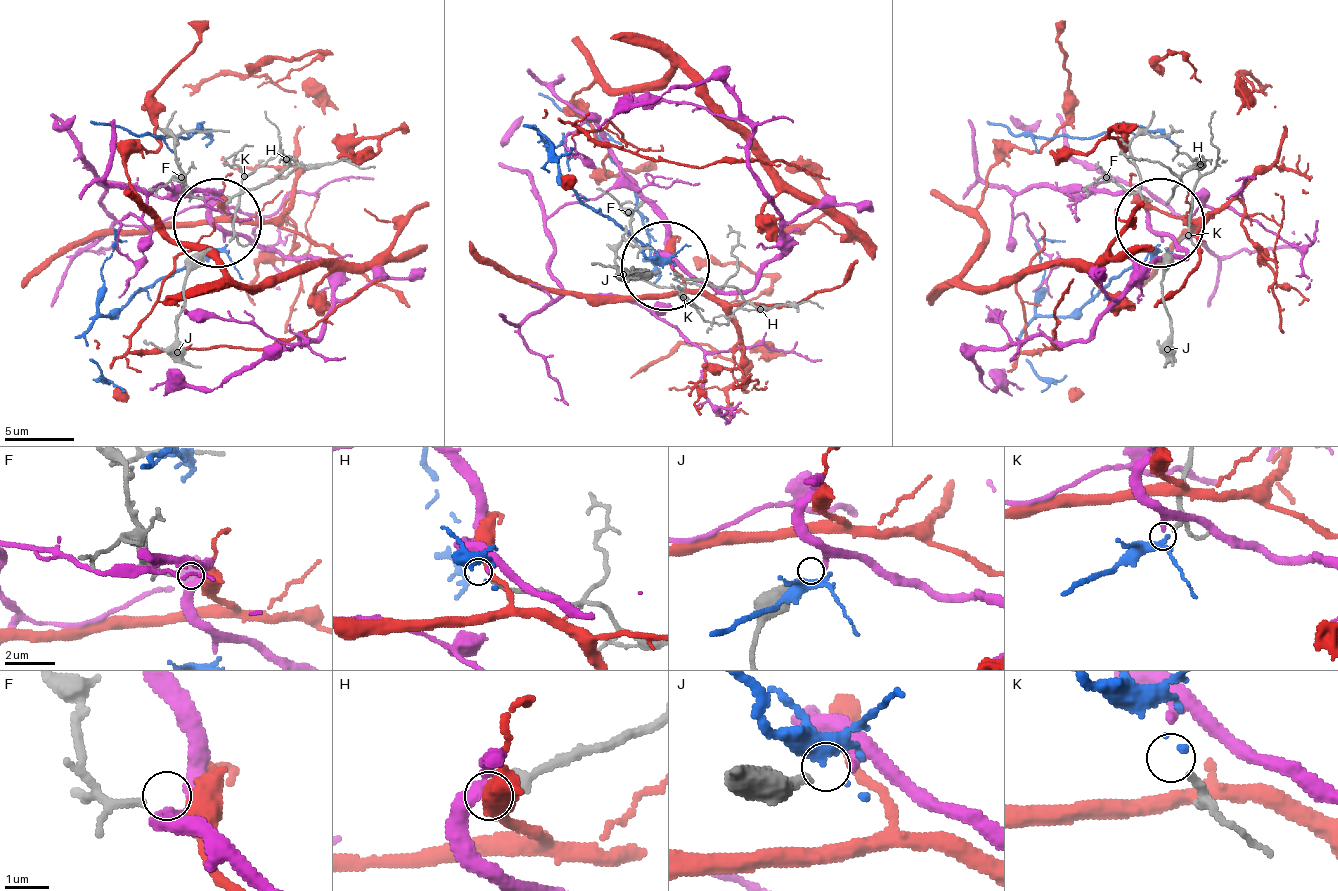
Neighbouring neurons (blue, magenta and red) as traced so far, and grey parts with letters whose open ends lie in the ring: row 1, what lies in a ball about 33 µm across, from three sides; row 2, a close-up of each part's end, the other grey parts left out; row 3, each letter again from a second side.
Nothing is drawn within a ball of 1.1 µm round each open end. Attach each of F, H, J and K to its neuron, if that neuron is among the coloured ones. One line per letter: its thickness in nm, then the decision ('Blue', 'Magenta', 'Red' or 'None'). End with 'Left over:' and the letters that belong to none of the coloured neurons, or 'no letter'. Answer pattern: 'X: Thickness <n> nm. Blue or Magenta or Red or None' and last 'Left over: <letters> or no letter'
F: Thickness 140 nm. Red
H: Thickness 200 nm. None
J: Thickness 260 nm. Magenta
K: Thickness 130 nm. Blue
Left over: H

